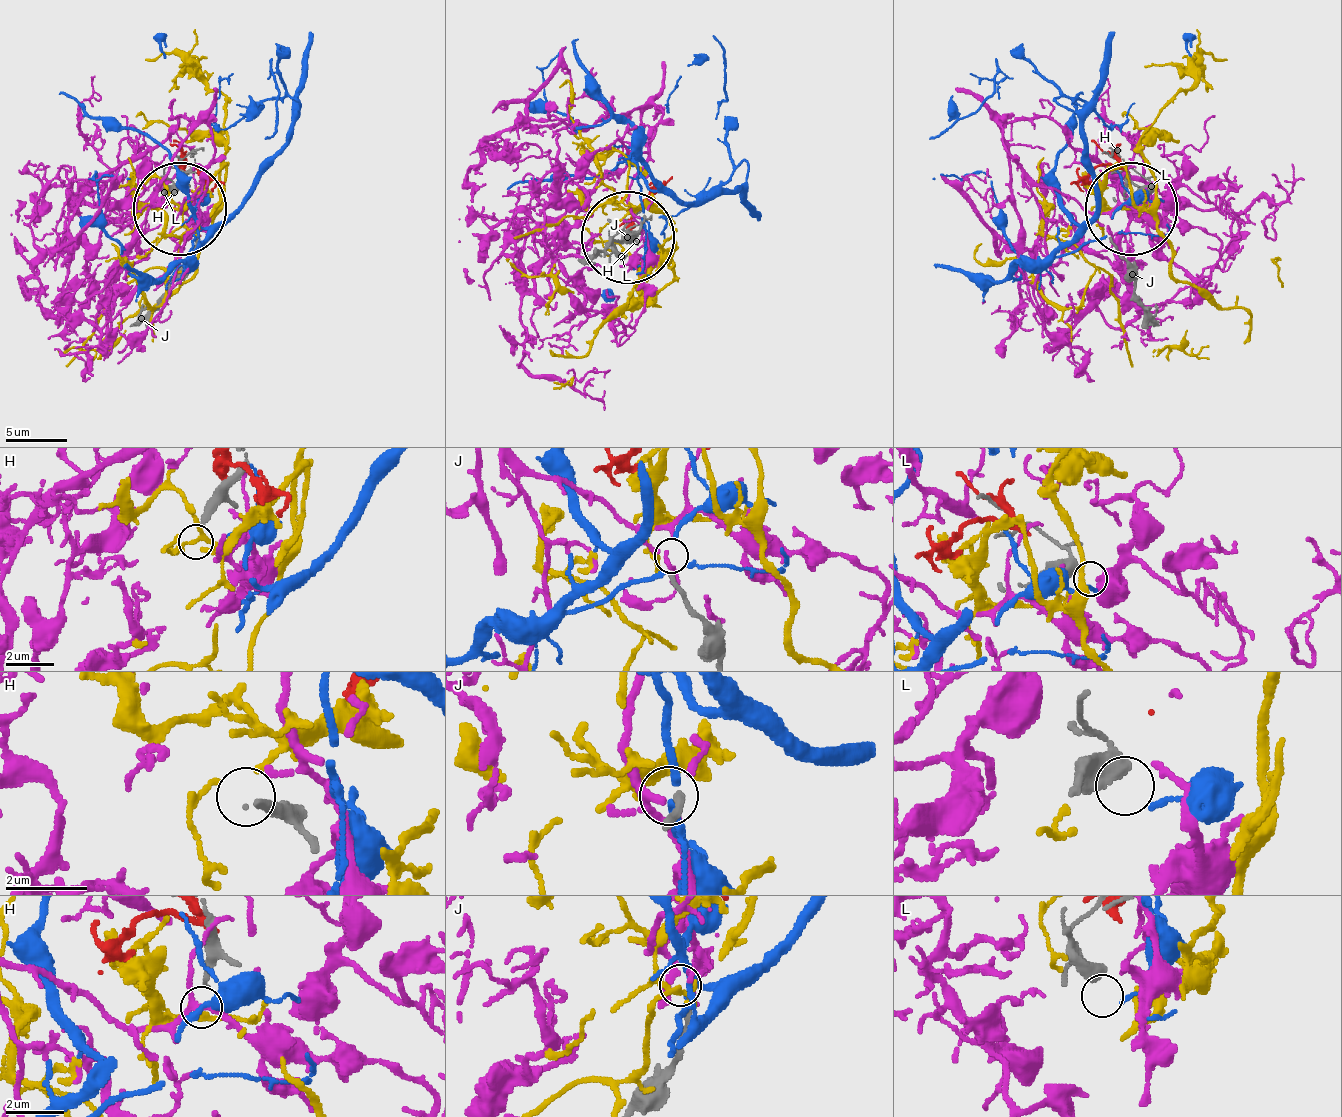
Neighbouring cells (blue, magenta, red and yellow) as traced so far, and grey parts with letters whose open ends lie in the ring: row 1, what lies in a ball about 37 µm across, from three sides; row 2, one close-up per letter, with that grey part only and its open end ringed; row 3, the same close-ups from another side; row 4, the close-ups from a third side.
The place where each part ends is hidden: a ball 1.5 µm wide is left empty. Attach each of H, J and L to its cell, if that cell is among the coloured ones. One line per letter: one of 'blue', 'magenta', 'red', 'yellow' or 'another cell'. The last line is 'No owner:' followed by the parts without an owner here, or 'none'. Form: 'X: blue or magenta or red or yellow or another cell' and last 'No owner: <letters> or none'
H: yellow
J: magenta
L: another cell
No owner: L

